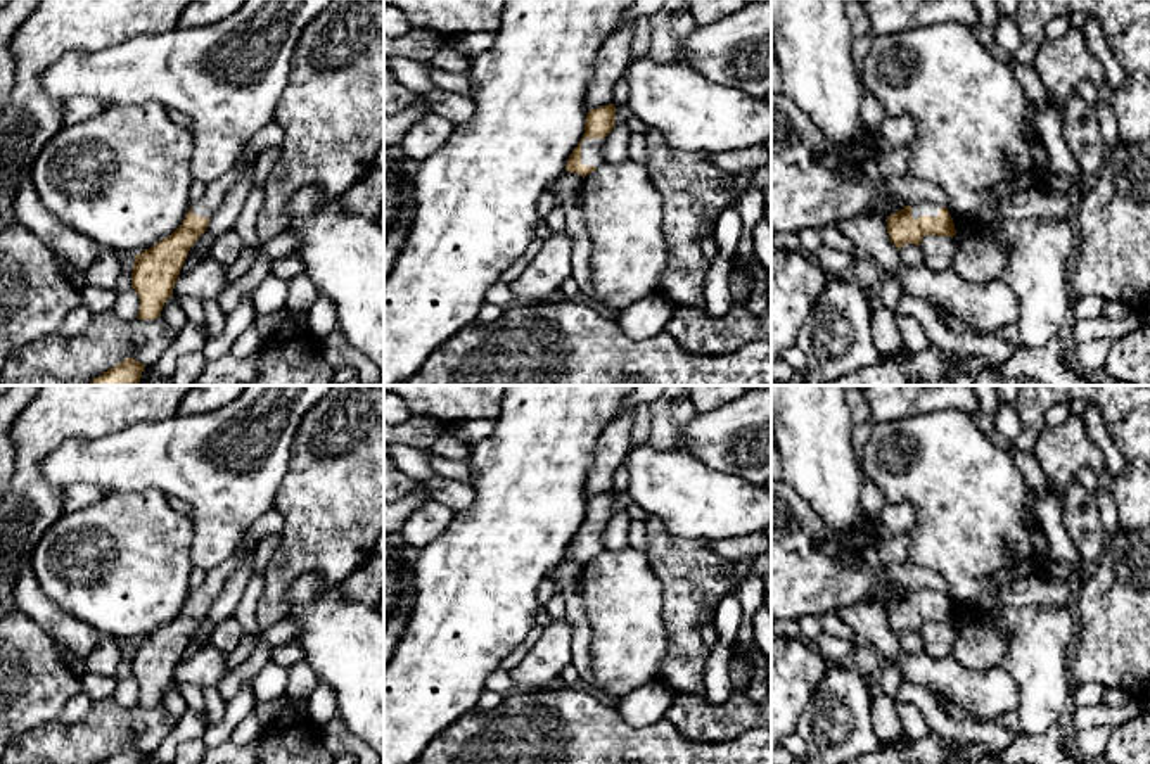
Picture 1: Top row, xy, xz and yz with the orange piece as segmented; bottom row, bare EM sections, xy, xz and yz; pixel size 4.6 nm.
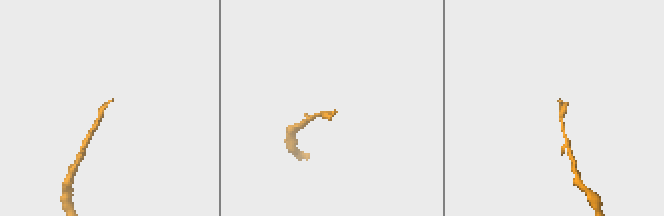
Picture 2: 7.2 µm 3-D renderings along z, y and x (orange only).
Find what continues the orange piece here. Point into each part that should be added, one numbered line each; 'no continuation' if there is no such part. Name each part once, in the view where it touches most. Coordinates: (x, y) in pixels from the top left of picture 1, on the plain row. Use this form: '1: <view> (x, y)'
1: xz (592, 534)

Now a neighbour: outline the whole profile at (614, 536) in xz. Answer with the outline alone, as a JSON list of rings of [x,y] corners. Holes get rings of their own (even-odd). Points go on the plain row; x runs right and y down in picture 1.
[[[626,512],[614,513],[602,531],[604,550],[623,550],[629,546],[629,524],[631,519],[626,515]]]

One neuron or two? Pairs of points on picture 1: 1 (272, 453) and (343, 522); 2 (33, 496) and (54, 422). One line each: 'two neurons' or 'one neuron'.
1: two neurons
2: one neuron

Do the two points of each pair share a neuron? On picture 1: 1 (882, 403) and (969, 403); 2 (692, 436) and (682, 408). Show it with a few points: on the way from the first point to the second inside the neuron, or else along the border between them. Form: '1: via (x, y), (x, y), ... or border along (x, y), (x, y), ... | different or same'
1: via (903, 403), (948, 403) | same
2: border along (699, 412), (670, 445) | different

